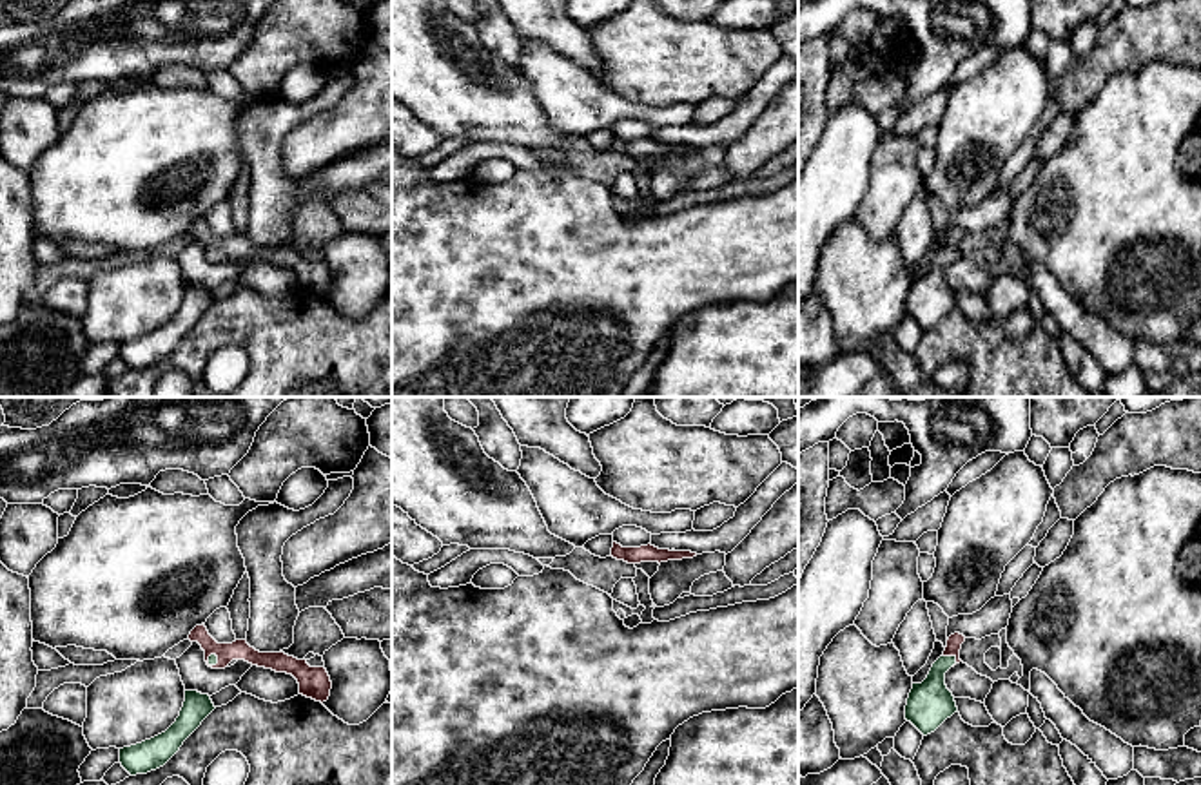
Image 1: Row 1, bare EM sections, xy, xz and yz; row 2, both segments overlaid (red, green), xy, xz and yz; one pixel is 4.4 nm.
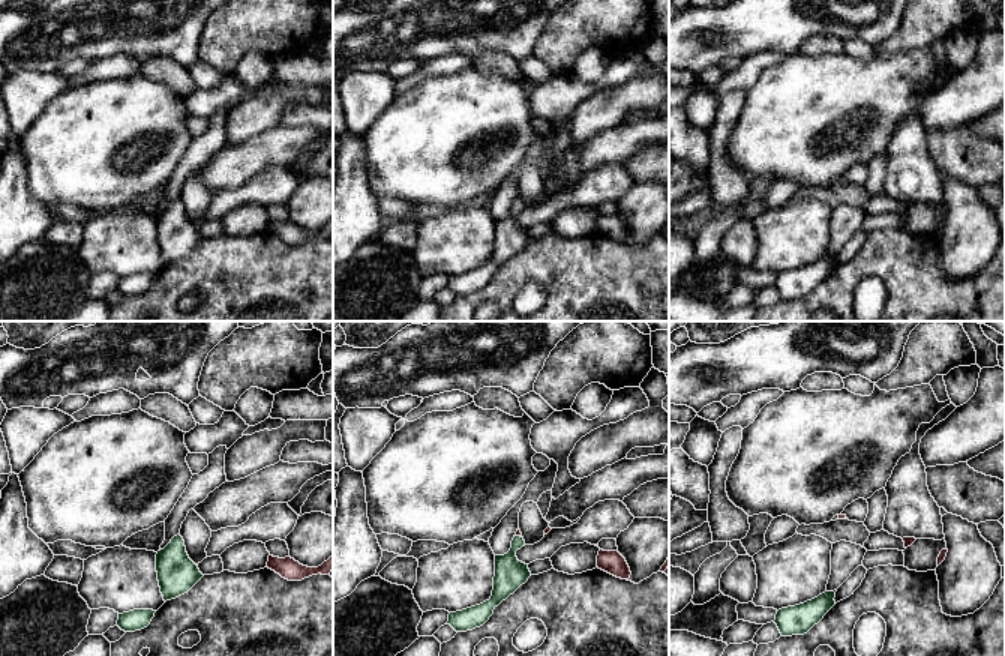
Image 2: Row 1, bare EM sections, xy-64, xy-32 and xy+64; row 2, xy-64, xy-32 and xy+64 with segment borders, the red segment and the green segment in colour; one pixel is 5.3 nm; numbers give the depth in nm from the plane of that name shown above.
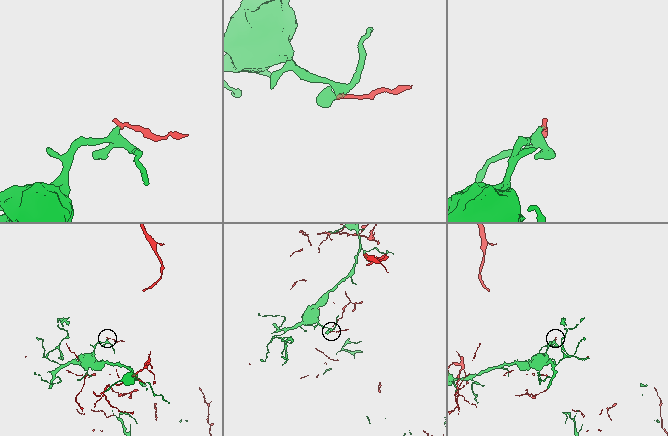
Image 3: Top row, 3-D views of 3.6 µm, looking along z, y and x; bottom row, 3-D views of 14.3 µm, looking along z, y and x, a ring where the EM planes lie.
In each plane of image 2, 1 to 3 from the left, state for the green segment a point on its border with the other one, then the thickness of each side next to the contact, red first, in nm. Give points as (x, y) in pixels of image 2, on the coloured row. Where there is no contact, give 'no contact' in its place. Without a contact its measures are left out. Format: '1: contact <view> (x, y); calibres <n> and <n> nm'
1: no contact
2: contact xy-32 (518, 535); calibres 30 and 170 nm
3: no contact

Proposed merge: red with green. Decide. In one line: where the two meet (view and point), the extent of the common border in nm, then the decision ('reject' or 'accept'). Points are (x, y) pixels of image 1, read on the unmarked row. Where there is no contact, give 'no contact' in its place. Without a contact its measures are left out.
yz (951, 249) | 70 nm | reject

